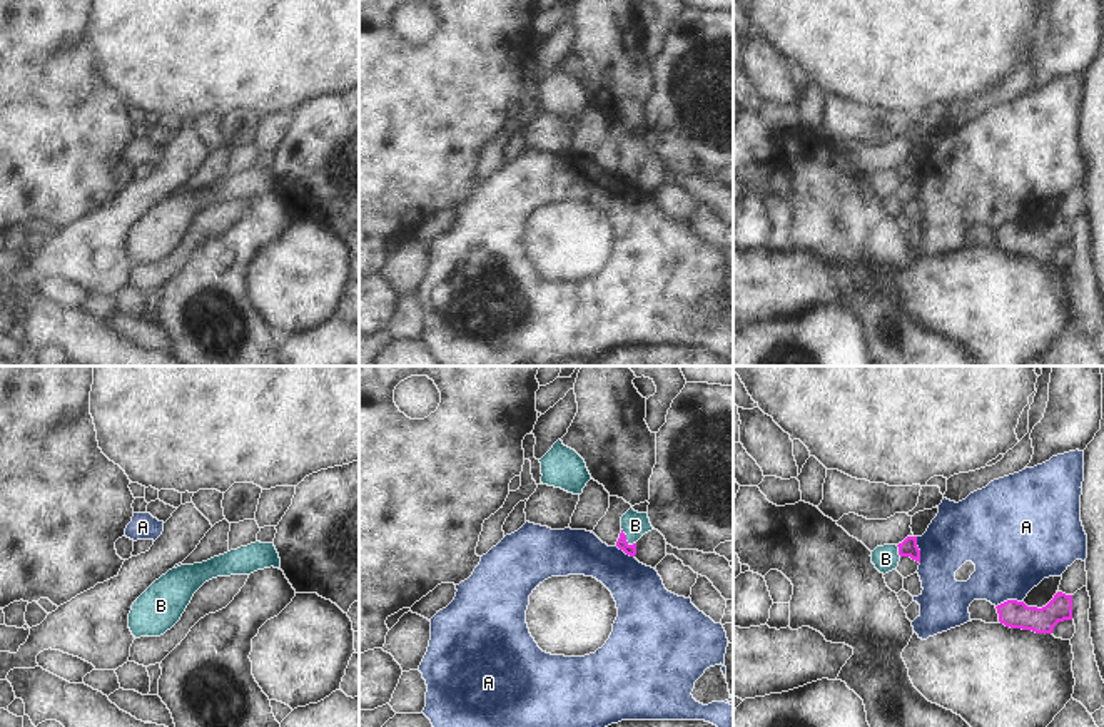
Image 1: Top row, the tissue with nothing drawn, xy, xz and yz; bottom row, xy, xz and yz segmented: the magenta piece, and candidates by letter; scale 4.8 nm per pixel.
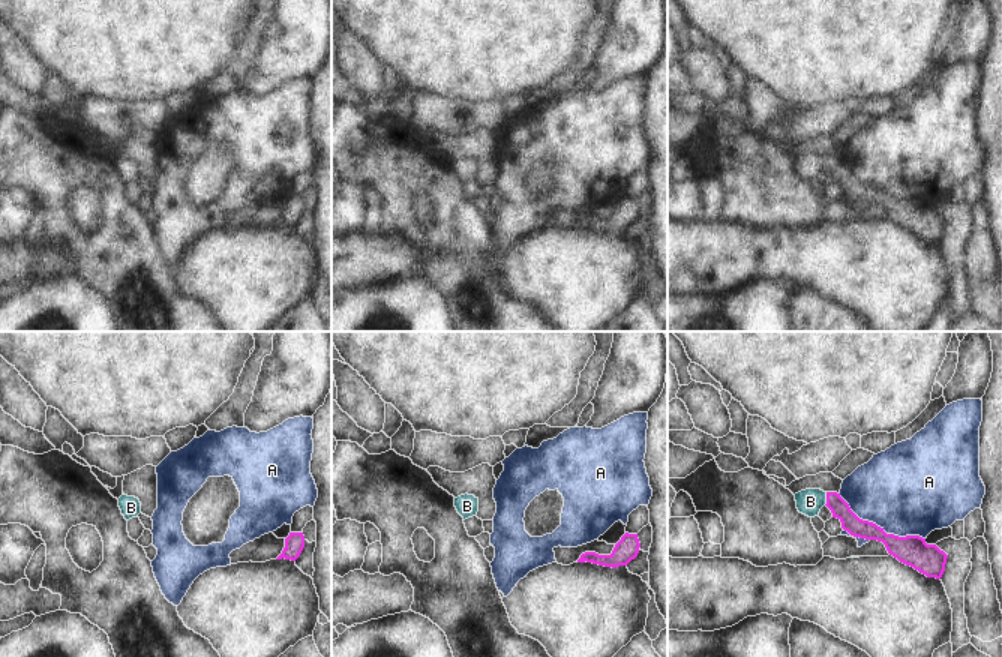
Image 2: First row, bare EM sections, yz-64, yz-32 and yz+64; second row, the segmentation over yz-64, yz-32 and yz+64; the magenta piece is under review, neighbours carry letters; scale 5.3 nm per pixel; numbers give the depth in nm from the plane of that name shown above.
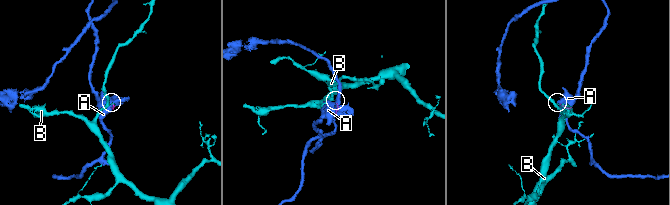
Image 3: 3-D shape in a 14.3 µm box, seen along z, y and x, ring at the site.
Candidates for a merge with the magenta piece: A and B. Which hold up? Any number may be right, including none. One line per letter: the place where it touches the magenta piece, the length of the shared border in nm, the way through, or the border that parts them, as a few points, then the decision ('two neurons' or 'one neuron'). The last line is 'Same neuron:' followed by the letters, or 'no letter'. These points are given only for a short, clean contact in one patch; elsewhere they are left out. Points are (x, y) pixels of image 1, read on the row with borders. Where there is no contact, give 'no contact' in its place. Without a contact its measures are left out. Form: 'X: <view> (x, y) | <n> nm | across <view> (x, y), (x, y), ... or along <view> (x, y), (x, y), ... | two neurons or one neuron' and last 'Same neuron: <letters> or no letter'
A: yz (1009, 600) | 140 nm | two neurons
B: xz (625, 538) | 100 nm | across xz (622, 543), (625, 538), (635, 525) | one neuron
Same neuron: B

